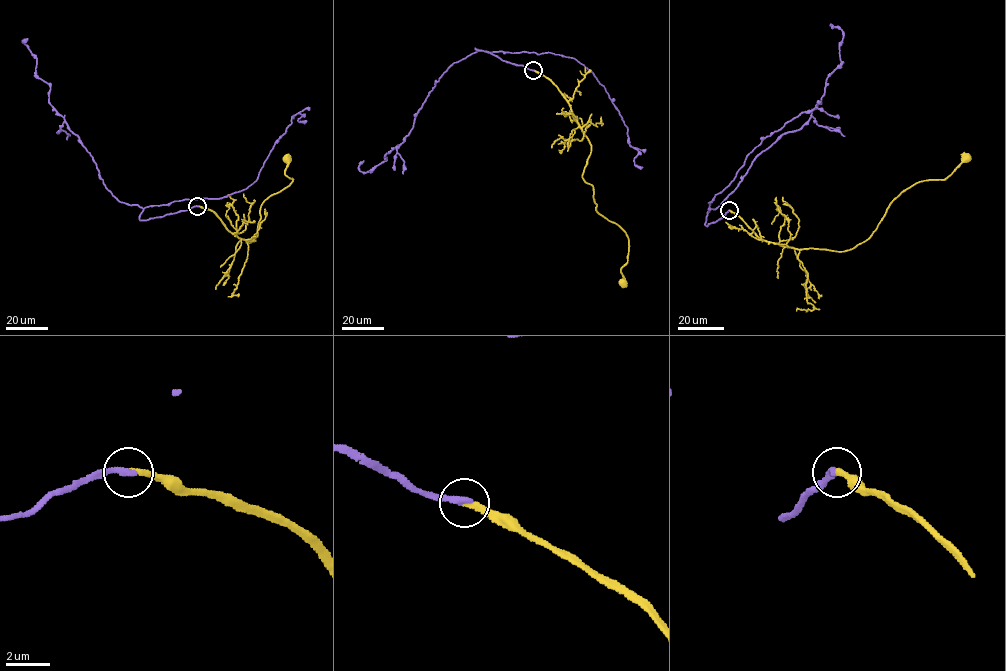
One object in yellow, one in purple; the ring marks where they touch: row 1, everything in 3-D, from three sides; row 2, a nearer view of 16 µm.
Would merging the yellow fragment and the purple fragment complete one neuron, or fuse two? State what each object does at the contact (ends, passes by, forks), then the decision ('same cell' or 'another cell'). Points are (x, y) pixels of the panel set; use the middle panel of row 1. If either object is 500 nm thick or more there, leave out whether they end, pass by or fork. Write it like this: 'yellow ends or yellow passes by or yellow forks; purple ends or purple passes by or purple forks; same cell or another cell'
yellow ends; purple ends; same cell

